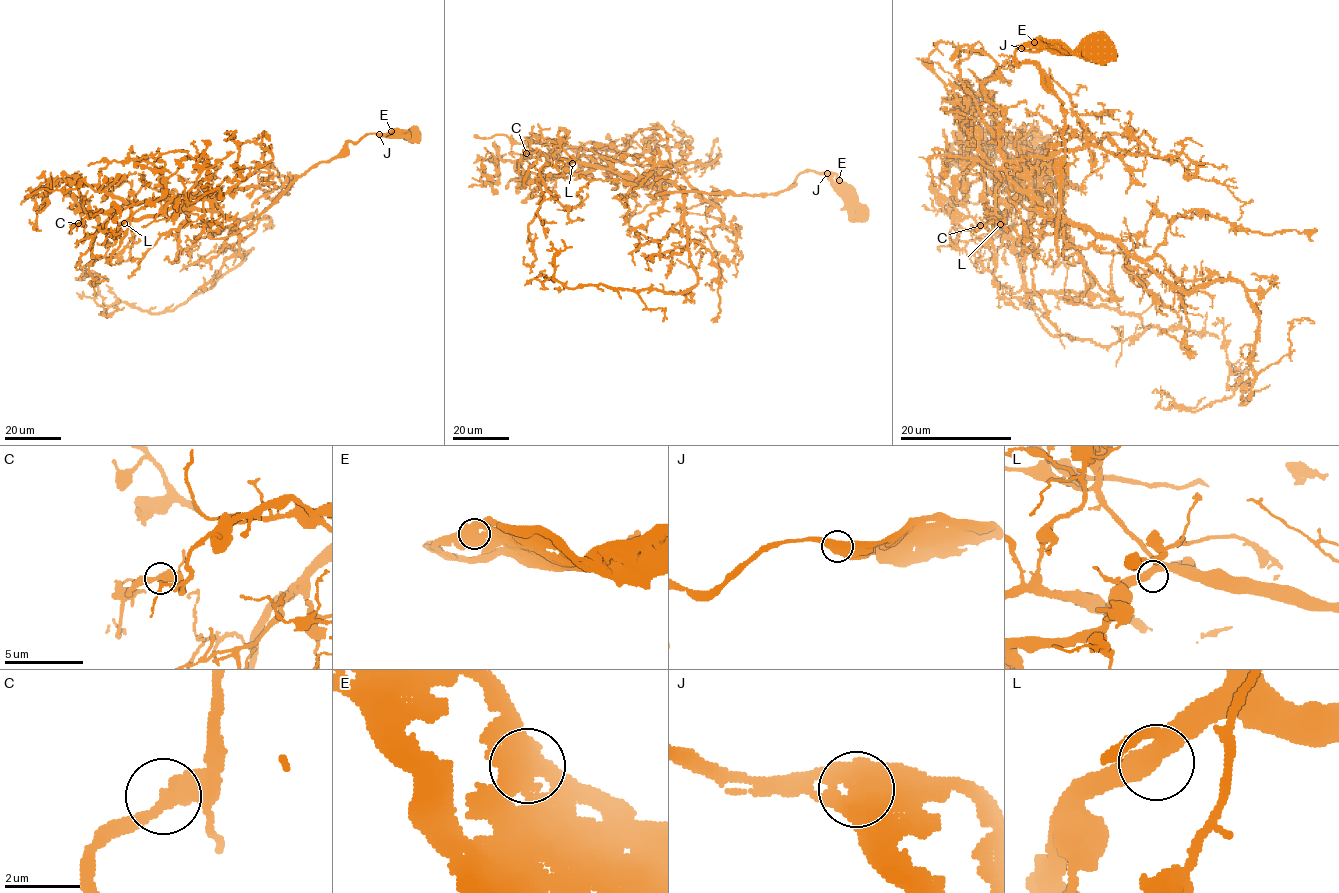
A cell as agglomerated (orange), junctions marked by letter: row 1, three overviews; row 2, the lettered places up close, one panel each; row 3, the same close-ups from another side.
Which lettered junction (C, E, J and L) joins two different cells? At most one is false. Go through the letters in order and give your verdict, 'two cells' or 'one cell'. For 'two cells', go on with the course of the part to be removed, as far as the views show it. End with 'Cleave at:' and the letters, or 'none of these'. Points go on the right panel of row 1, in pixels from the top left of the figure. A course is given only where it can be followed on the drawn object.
C: one cell
E: one cell
J: one cell
L: one cell
Cleave at: none of these

